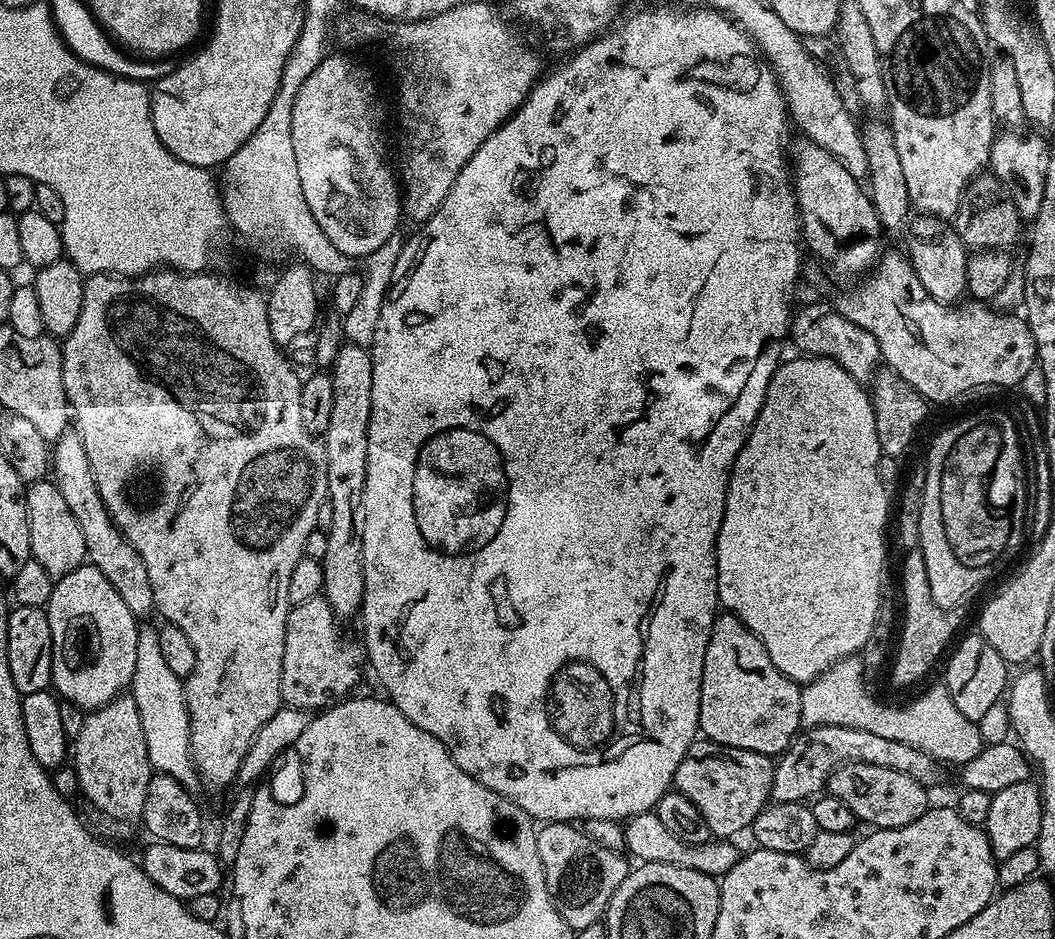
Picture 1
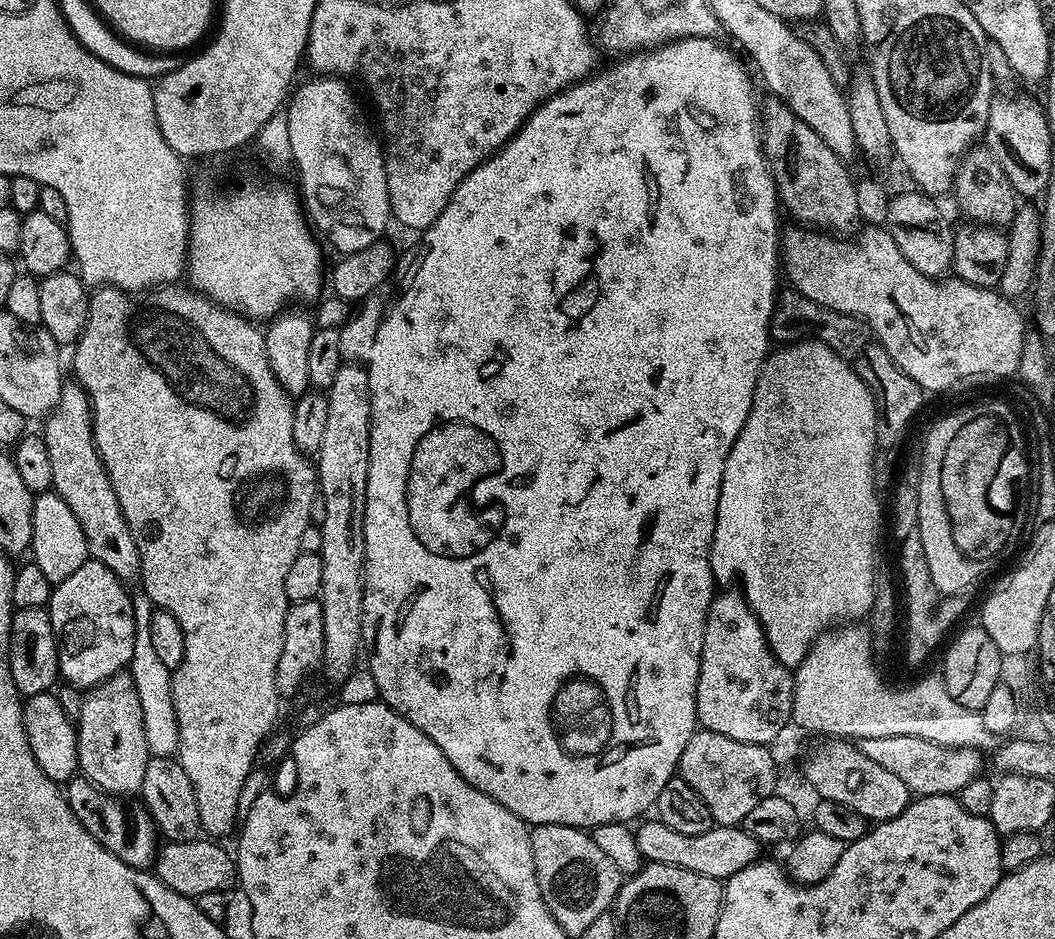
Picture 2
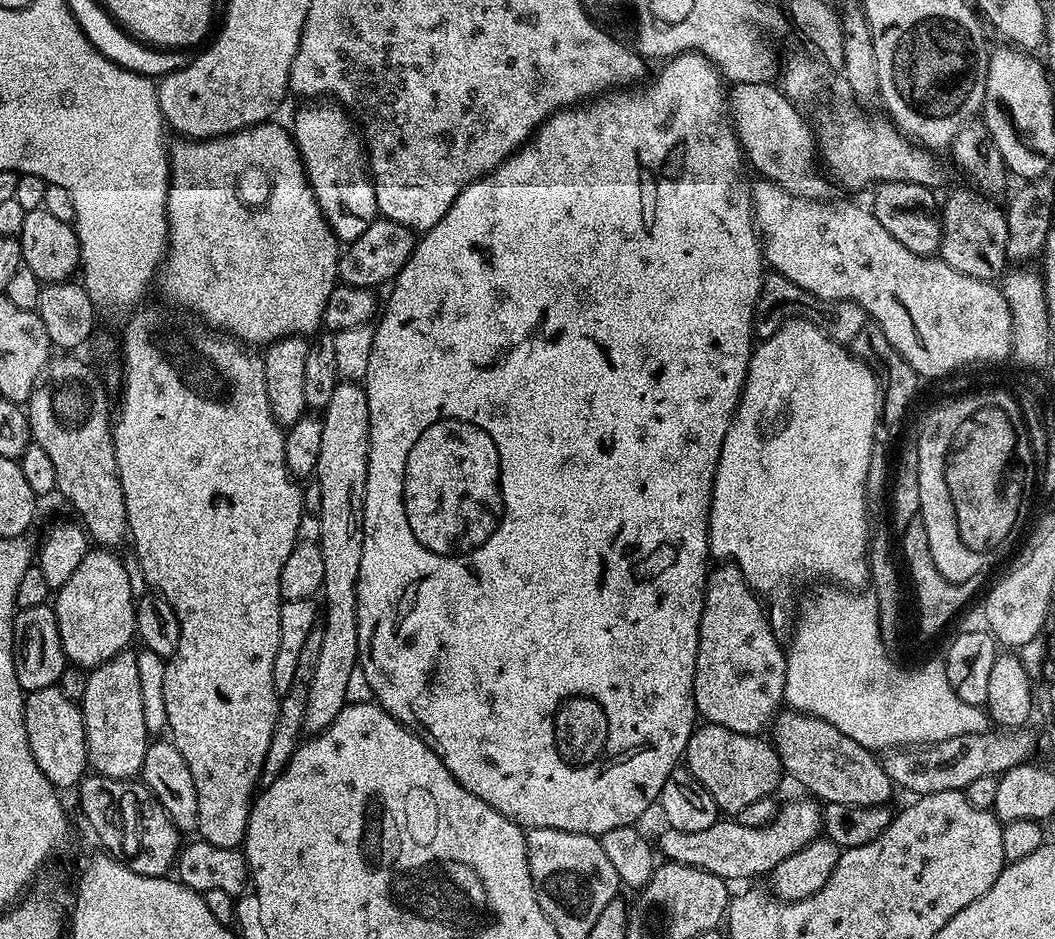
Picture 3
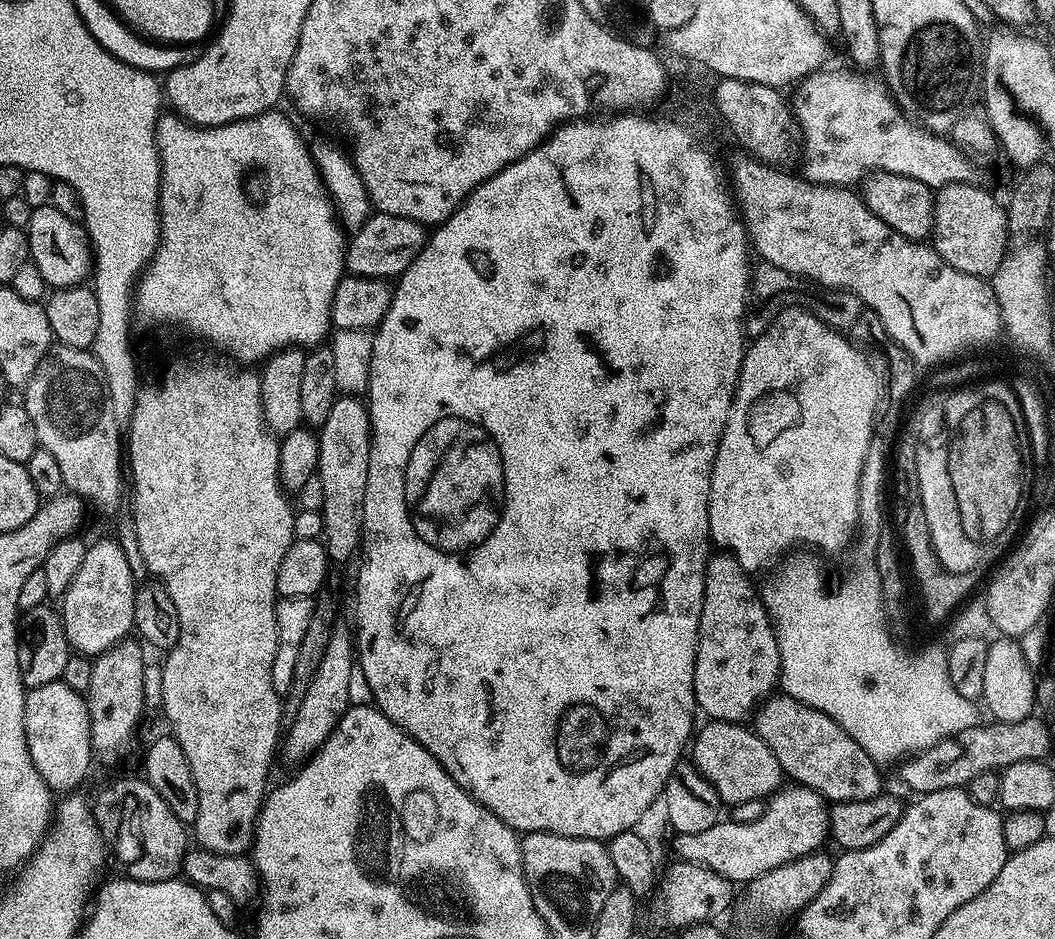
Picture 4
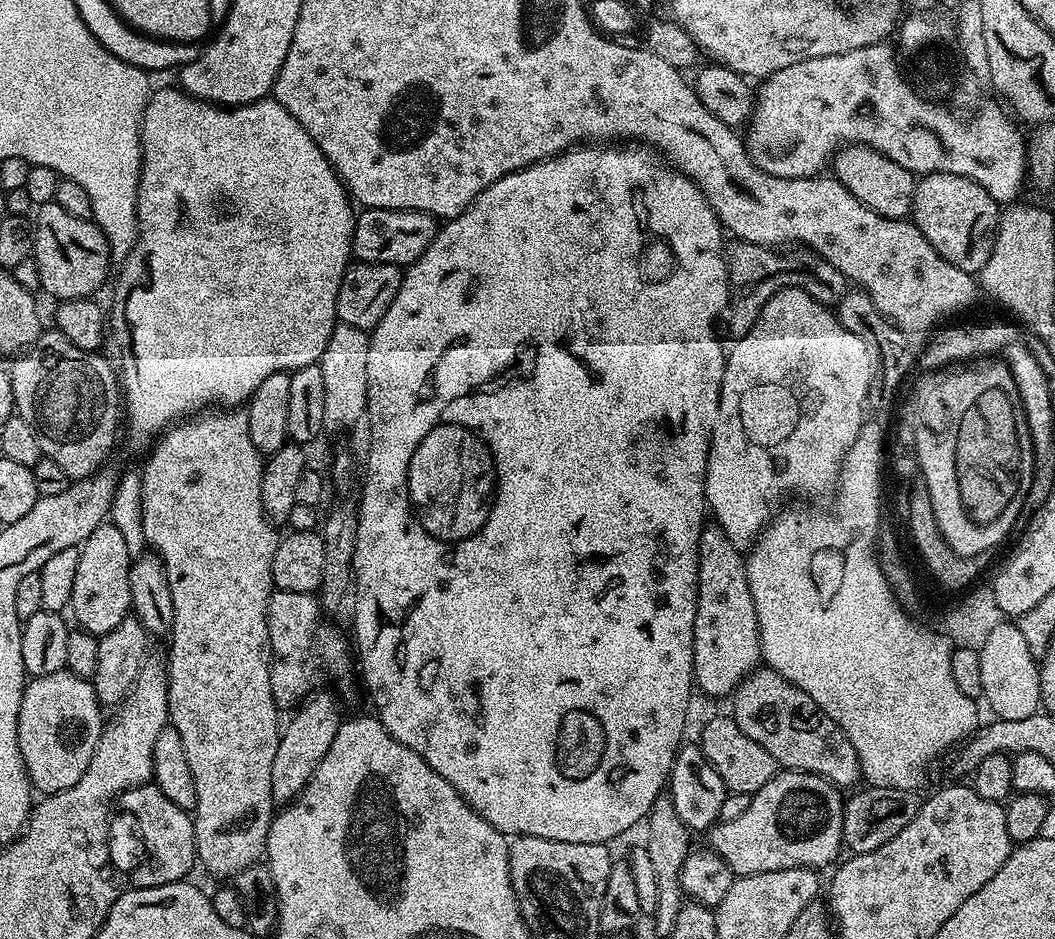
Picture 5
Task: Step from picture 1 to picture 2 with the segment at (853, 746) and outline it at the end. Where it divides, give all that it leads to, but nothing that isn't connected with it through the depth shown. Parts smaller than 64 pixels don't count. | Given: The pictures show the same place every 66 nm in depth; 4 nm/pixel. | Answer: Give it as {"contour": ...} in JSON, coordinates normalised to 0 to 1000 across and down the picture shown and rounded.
{"contour":[[[847,782],[844,786],[821,786],[813,796],[821,807],[832,812],[844,824],[847,824],[868,848],[906,848],[916,833],[923,833],[935,818],[935,805],[927,797],[901,797],[885,792],[882,788],[866,786],[859,782]]]}

